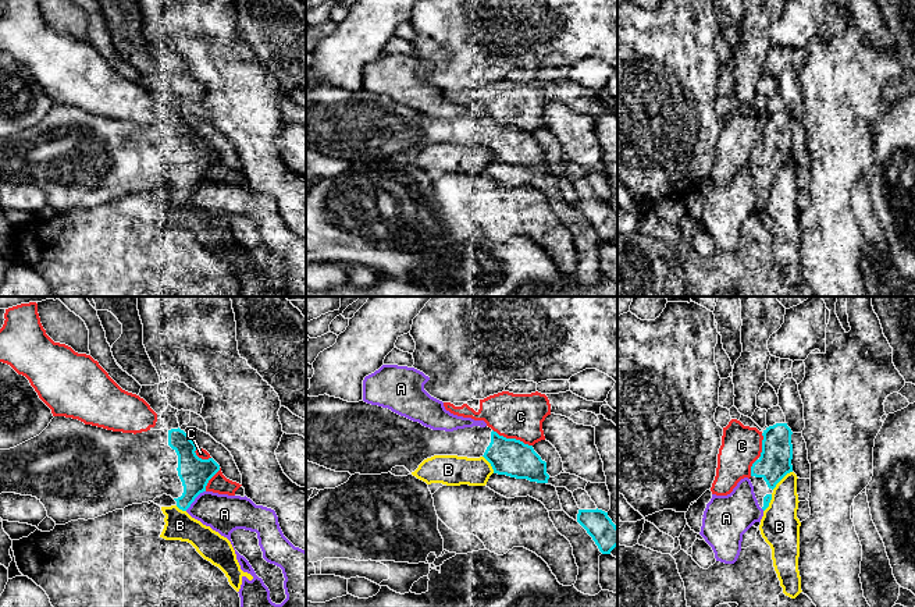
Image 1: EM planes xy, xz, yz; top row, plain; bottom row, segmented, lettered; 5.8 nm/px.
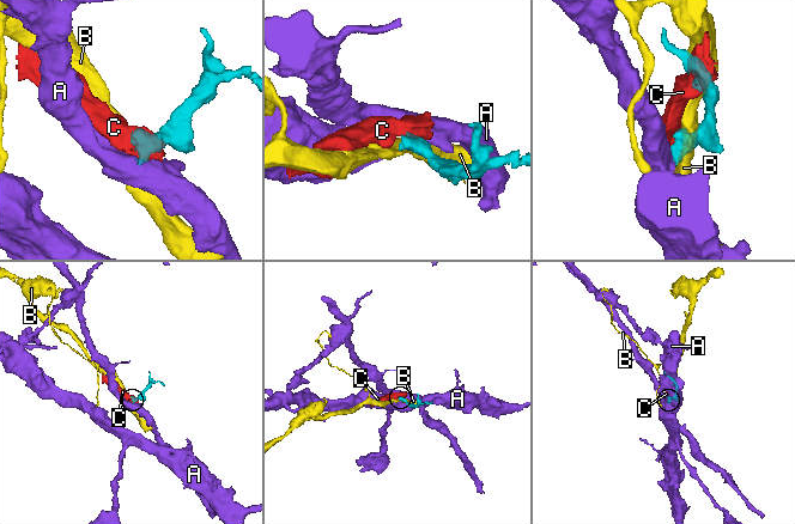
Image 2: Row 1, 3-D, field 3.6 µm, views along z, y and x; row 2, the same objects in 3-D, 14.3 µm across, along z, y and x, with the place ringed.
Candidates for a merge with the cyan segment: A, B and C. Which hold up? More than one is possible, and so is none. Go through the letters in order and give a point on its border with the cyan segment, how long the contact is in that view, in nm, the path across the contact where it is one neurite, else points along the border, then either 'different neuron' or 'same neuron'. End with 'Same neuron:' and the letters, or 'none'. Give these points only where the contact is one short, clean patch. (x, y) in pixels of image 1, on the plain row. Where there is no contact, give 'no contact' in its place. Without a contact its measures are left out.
A: contact xy (193, 188); length 170 nm; border xy (205, 178), (185, 198); different neuron
B: contact yz (782, 166); length 160 nm; different neuron
C: contact yz (761, 142); length 260 nm; border yz (762, 121), (762, 139), (752, 152), (750, 163); different neuron
Same neuron: none

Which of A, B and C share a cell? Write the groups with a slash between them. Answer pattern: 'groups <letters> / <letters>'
groups A / B / C

